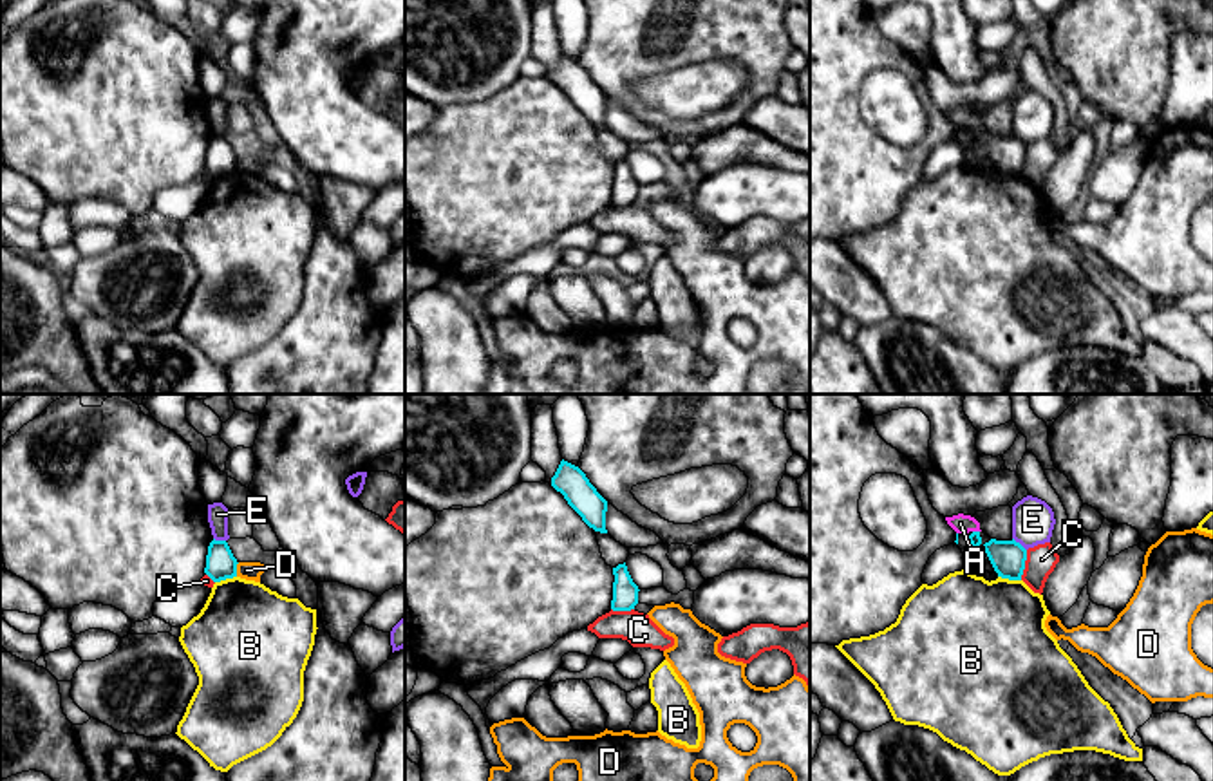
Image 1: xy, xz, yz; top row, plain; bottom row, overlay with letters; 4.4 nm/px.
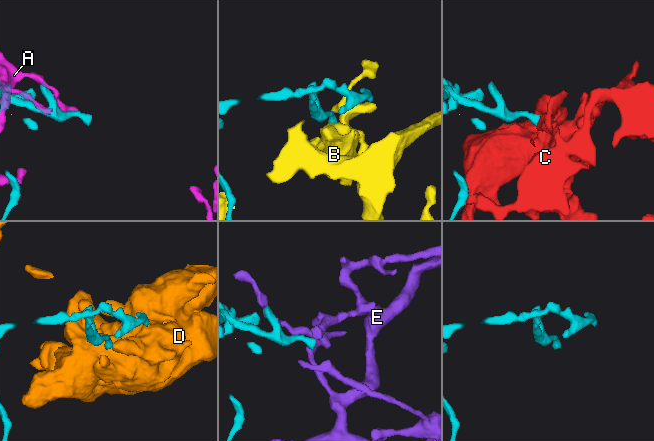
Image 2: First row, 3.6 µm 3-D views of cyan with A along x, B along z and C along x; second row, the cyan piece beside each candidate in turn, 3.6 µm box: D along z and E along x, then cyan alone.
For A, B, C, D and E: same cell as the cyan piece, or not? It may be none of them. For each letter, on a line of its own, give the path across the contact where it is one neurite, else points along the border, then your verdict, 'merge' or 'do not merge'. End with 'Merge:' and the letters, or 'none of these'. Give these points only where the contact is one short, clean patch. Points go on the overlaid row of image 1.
A: do not merge
B: border yz (998, 575), (1020, 581); do not merge
C: do not merge
D: do not merge
E: border yz (1013, 537), (1025, 550); do not merge
Merge: none of these

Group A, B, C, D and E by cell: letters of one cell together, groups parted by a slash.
A / B / C / D / E

